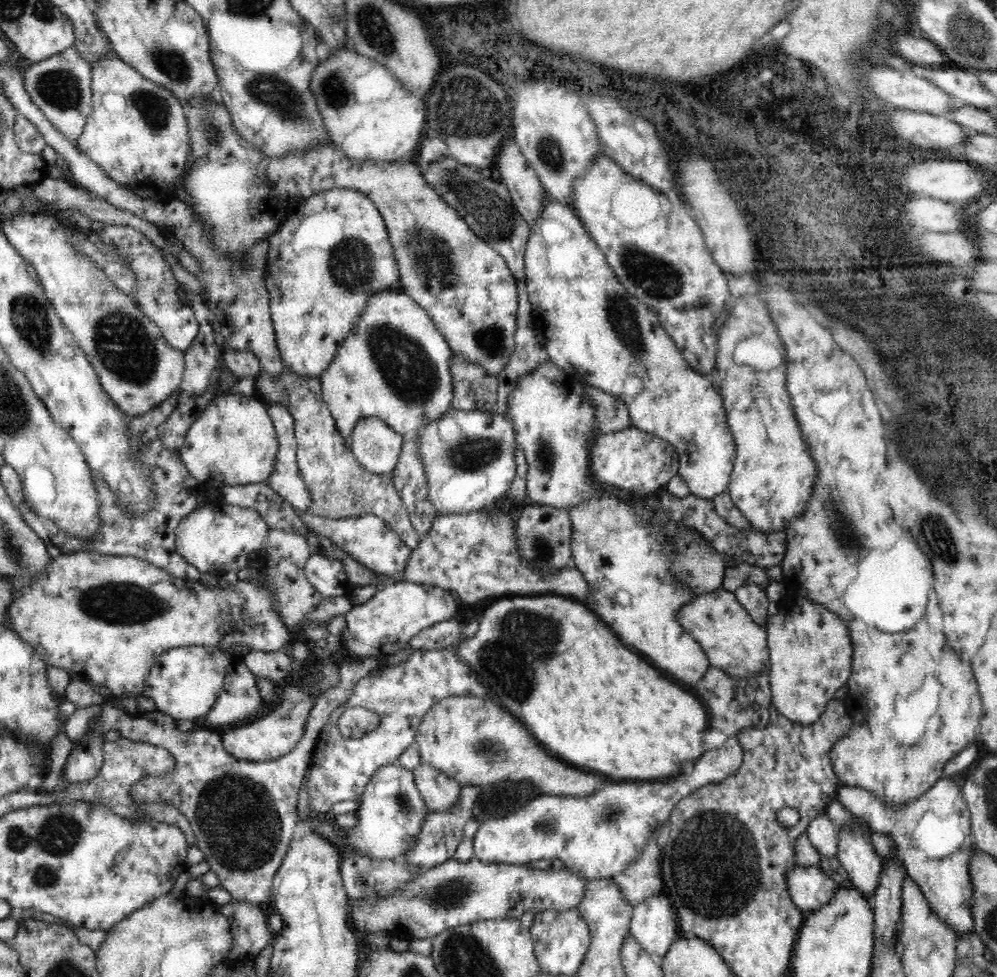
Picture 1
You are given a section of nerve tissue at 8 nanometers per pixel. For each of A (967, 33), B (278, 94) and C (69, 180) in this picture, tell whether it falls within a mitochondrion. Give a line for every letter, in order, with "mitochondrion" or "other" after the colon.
A: mitochondrion
B: mitochondrion
C: other

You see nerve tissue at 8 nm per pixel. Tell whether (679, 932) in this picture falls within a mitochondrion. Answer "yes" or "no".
no

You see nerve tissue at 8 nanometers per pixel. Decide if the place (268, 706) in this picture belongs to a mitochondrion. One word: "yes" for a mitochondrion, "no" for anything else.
no

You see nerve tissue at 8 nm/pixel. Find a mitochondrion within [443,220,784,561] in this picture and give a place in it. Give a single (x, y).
(658, 278)

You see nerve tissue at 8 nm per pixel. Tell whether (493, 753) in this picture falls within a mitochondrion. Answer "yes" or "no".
yes

